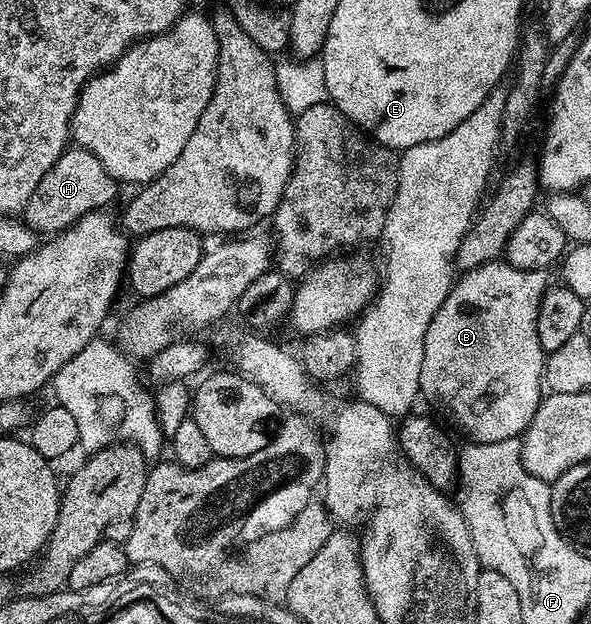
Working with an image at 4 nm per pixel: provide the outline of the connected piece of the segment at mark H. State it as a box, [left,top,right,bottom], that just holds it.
[24,148,116,235]

